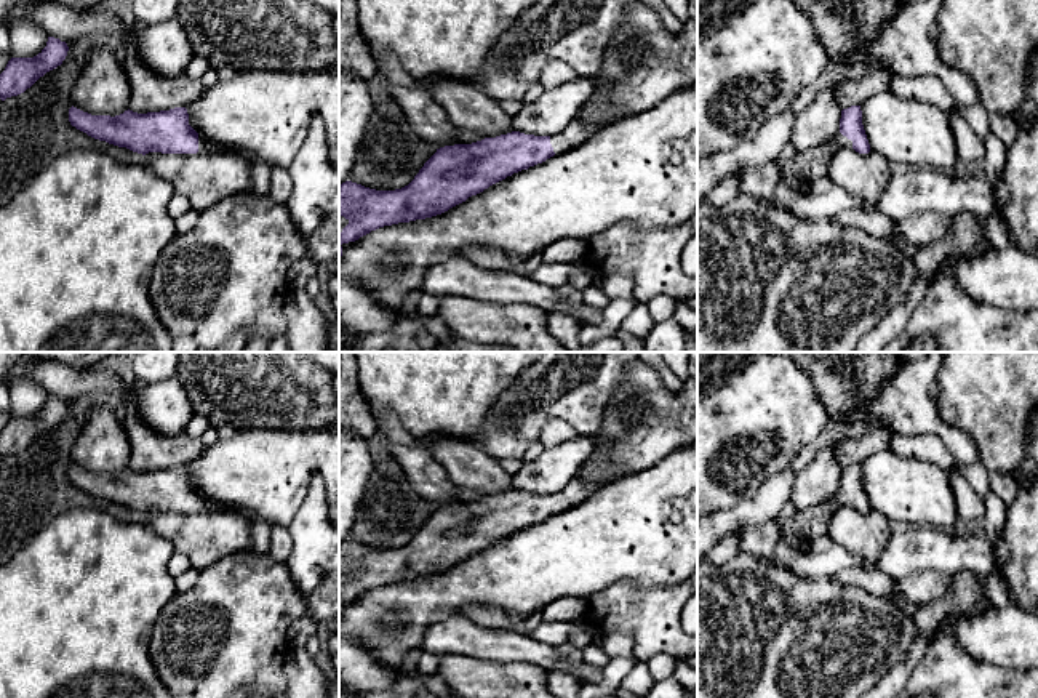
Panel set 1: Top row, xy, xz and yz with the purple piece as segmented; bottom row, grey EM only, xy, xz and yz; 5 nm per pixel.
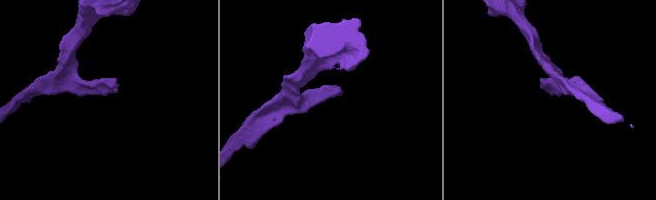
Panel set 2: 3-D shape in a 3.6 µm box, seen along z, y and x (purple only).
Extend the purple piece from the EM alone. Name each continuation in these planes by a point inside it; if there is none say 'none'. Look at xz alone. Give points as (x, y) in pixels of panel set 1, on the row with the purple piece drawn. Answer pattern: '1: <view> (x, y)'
1: xz (578, 132)

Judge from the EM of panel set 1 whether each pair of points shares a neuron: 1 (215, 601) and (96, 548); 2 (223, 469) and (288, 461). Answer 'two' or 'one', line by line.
1: two
2: one

